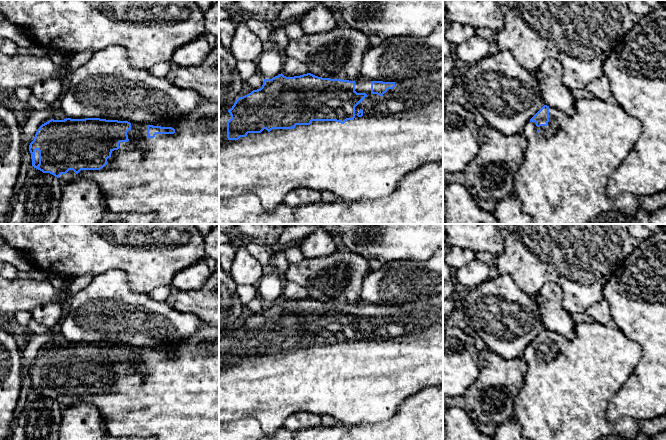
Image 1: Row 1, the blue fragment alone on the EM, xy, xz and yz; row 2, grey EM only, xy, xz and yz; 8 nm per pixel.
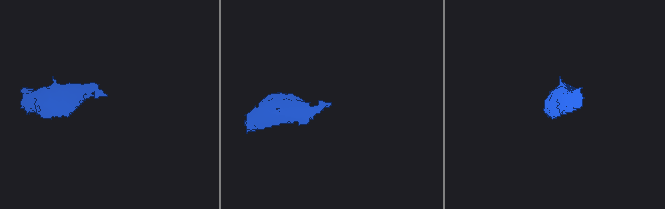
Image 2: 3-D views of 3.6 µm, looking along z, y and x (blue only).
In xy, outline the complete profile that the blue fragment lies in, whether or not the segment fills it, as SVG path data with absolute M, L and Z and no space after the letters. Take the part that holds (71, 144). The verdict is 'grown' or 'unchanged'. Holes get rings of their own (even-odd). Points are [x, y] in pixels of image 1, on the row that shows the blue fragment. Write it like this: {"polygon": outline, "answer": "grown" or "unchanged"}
{"polygon": "M209 101L202 102L196 110L188 114L185 119L175 127L153 125L136 126L128 121L100 118L51 119L39 127L34 140L29 145L29 151L31 153L32 166L43 173L54 175L61 181L62 185L80 178L90 179L96 182L99 185L102 200L106 208L112 212L154 212L156 224L219 224L219 103ZM133 134L138 134L144 139L146 143L145 150L130 140Z", "answer": "grown"}

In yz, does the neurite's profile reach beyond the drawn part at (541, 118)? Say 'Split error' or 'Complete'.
Split error

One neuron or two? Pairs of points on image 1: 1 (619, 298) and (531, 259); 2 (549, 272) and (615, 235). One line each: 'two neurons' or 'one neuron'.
1: two neurons
2: one neuron

